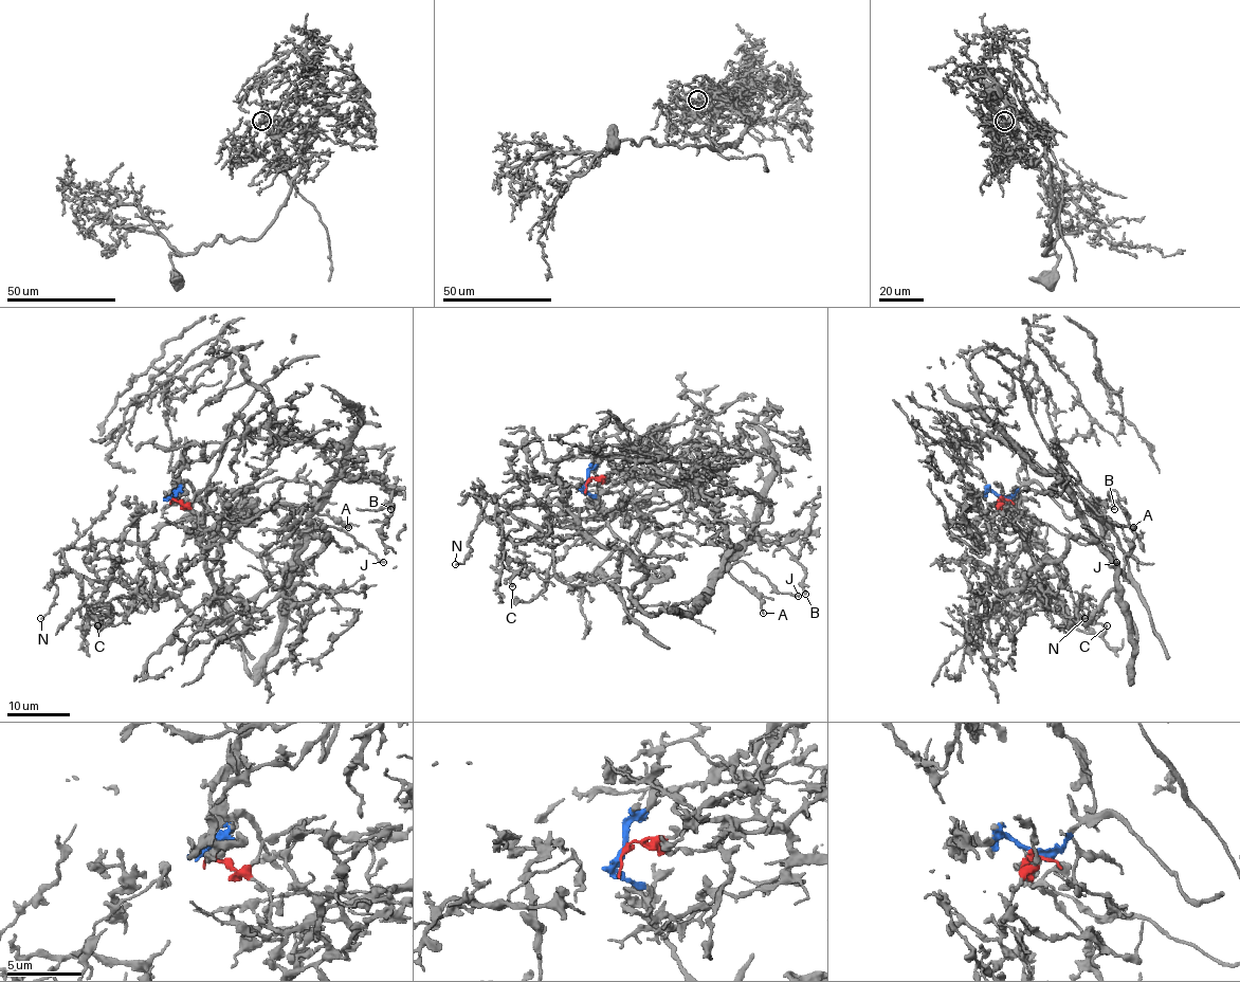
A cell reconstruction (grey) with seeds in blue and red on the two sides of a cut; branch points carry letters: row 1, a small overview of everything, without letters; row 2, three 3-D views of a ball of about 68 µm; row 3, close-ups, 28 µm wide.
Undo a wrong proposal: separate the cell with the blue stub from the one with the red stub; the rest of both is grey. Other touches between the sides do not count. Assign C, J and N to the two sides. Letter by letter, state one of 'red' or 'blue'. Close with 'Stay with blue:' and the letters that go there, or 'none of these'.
C: red
J: red
N: red
Stay with blue: none of these

